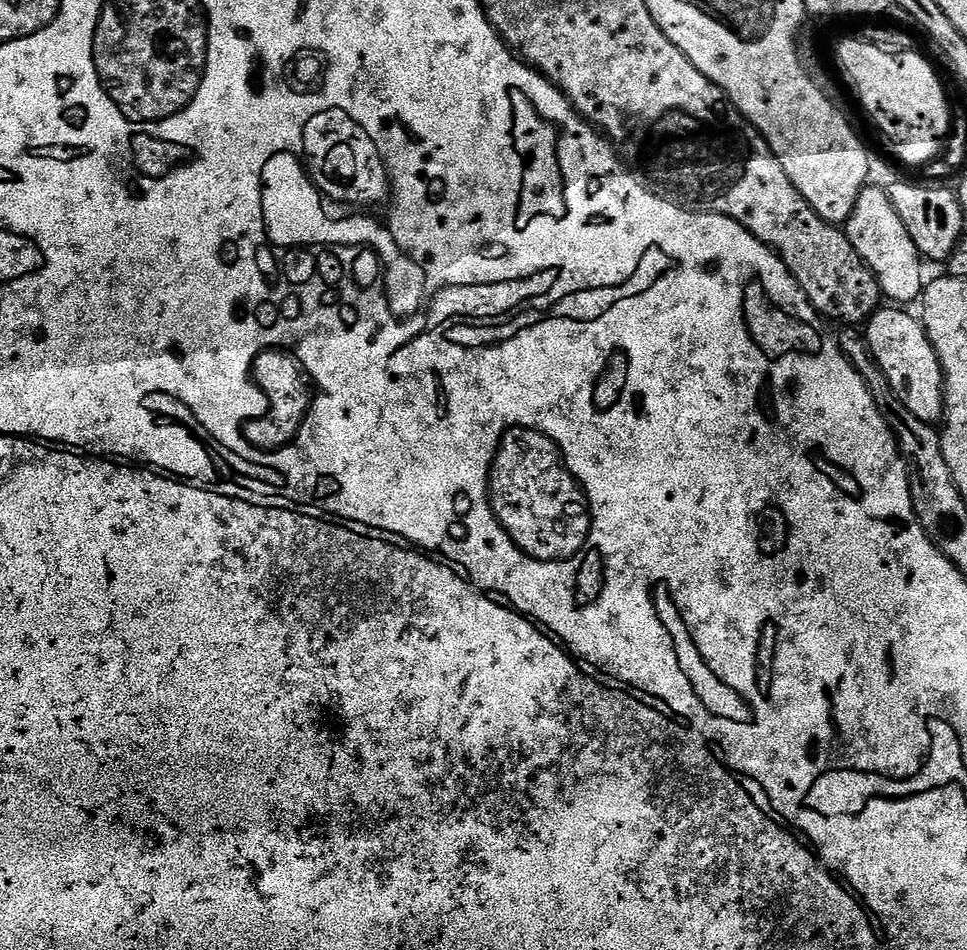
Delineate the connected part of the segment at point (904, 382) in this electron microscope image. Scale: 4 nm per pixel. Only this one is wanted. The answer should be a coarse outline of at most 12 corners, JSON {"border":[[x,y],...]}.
{"border":[[900,306],[866,321],[868,350],[906,410],[935,425],[944,371]]}

